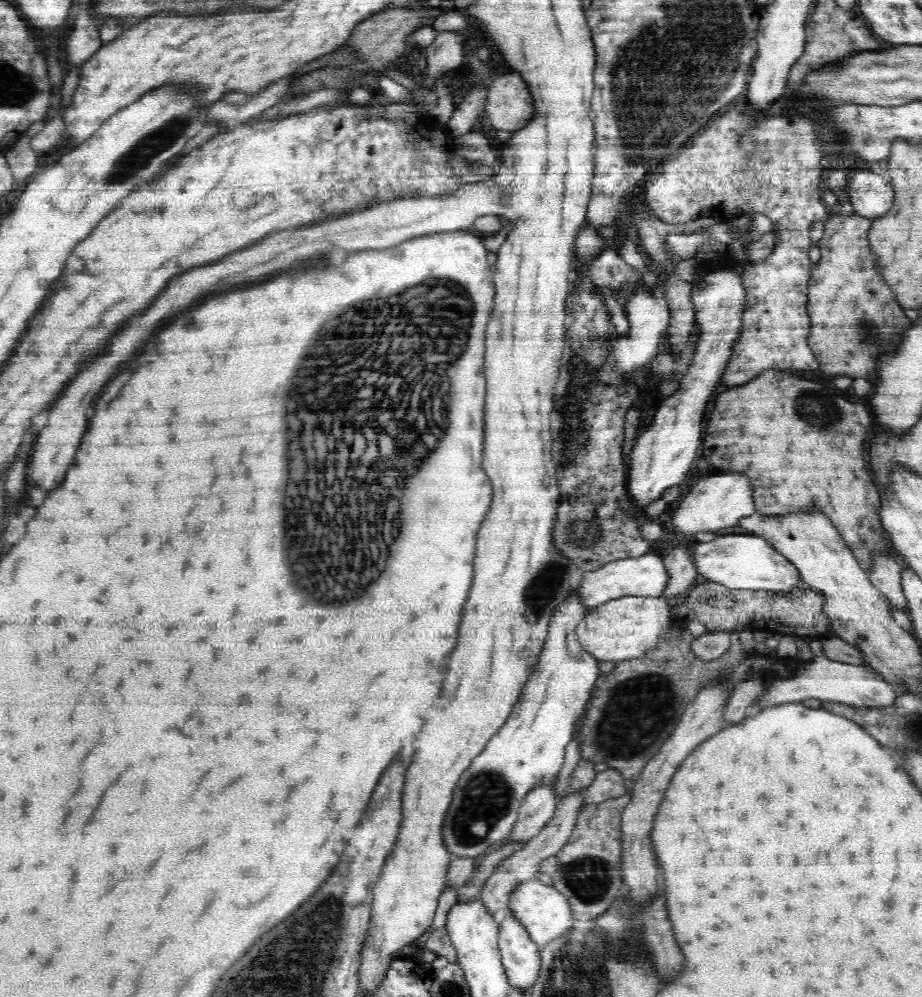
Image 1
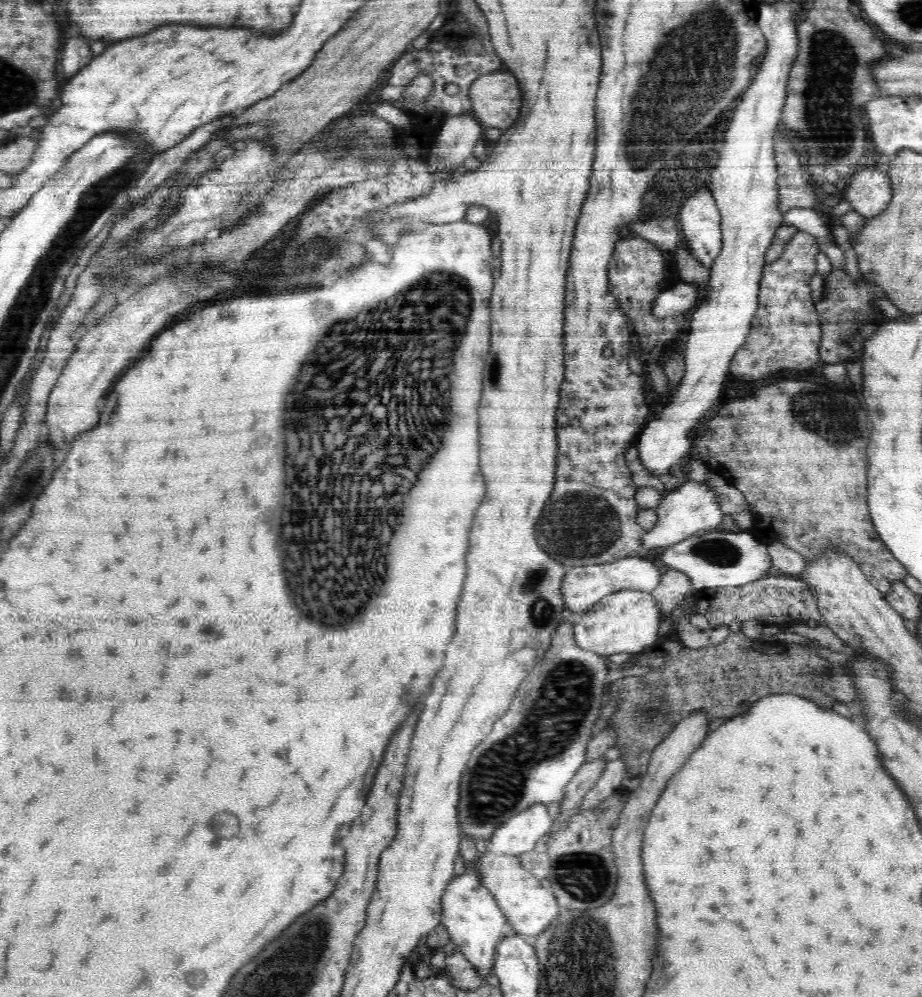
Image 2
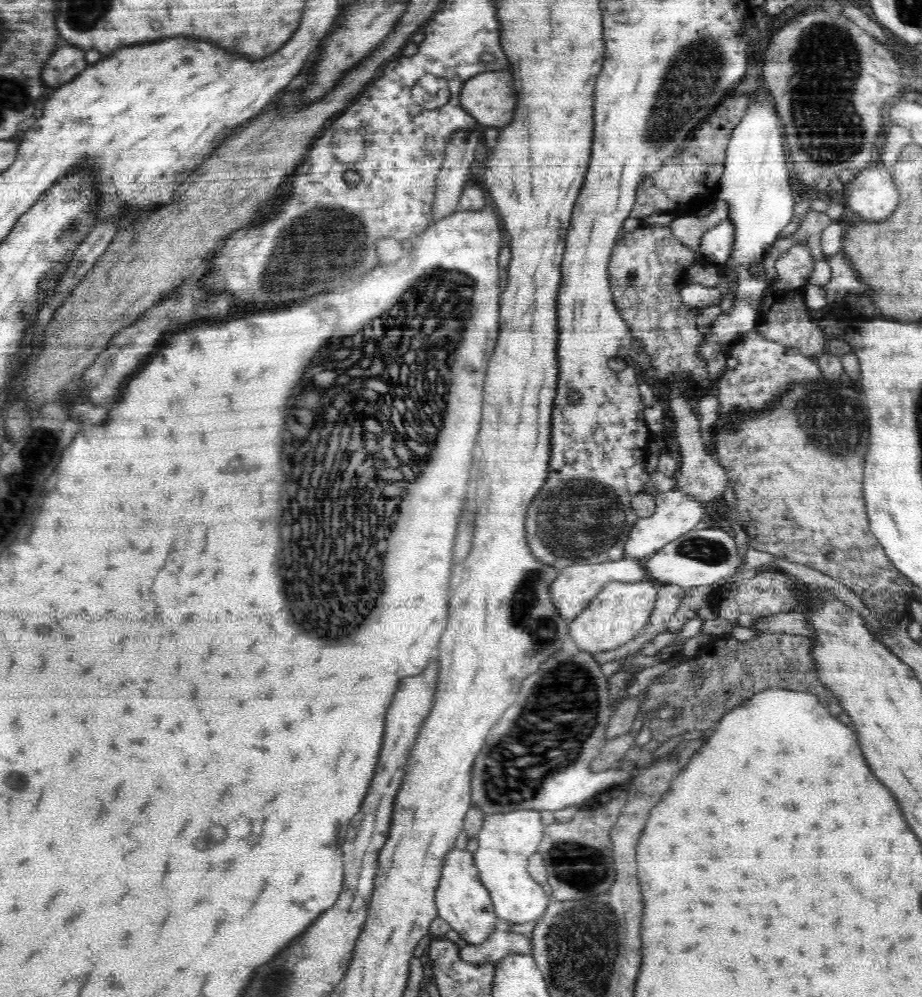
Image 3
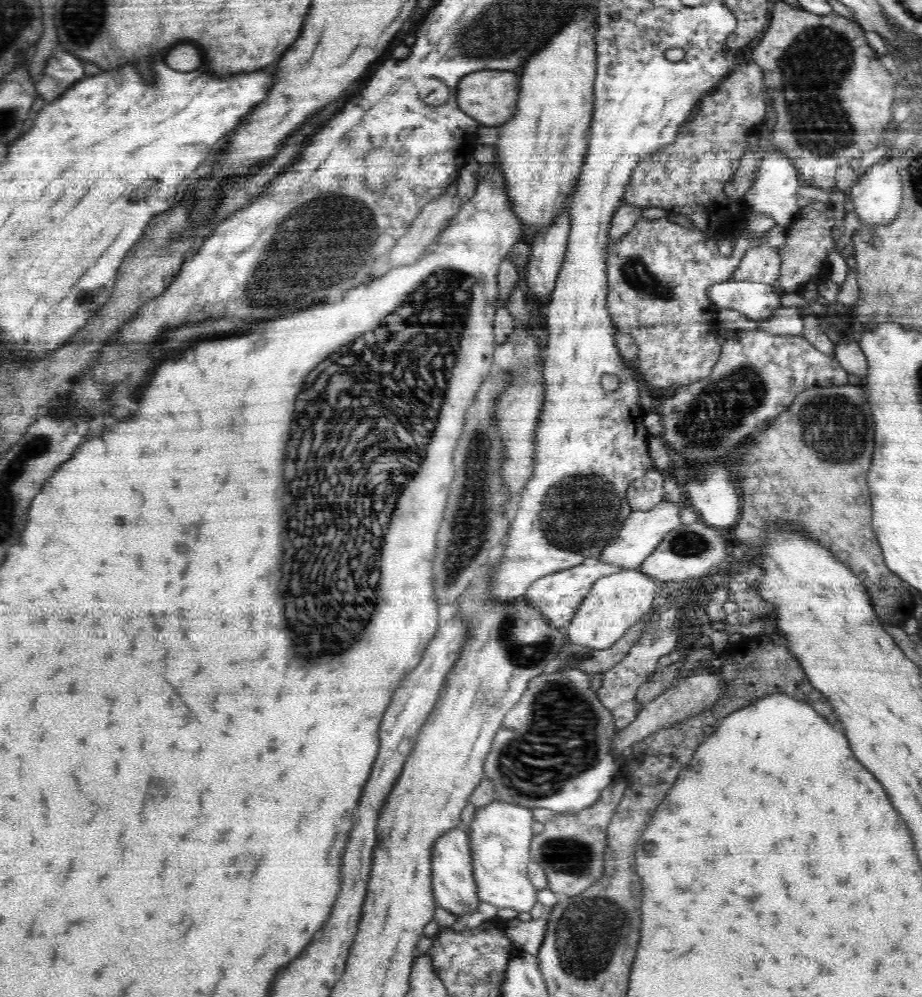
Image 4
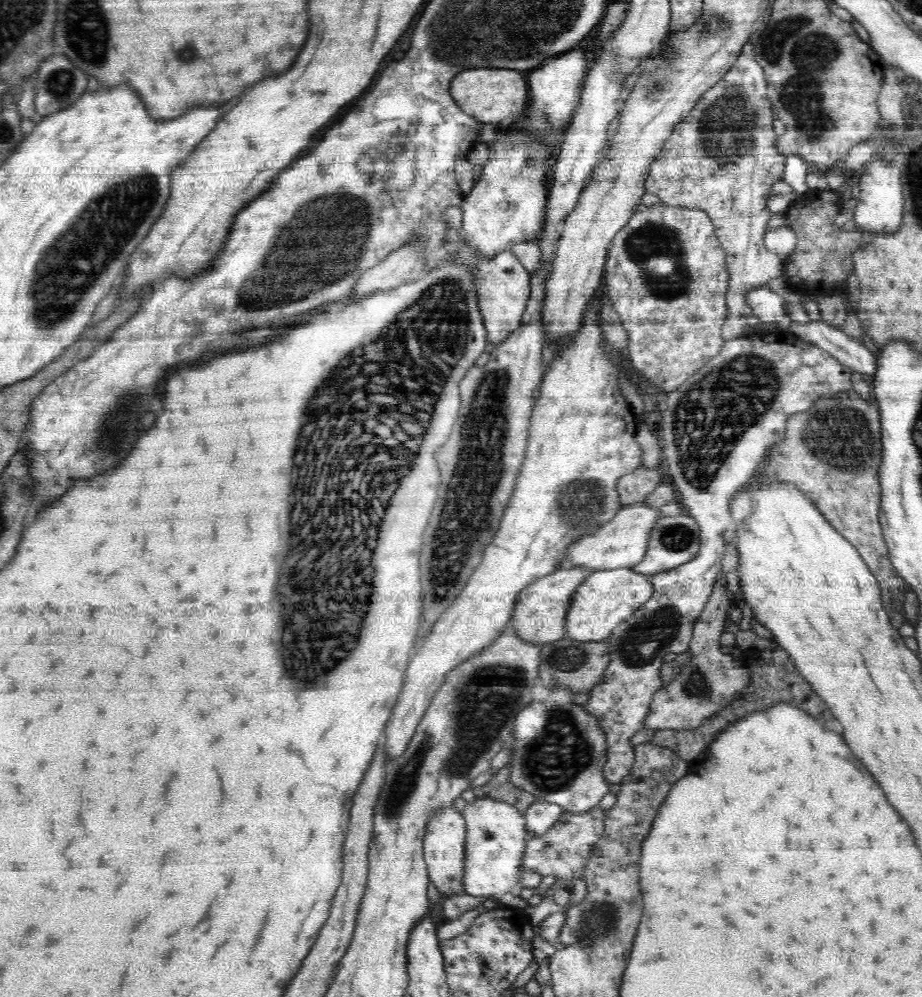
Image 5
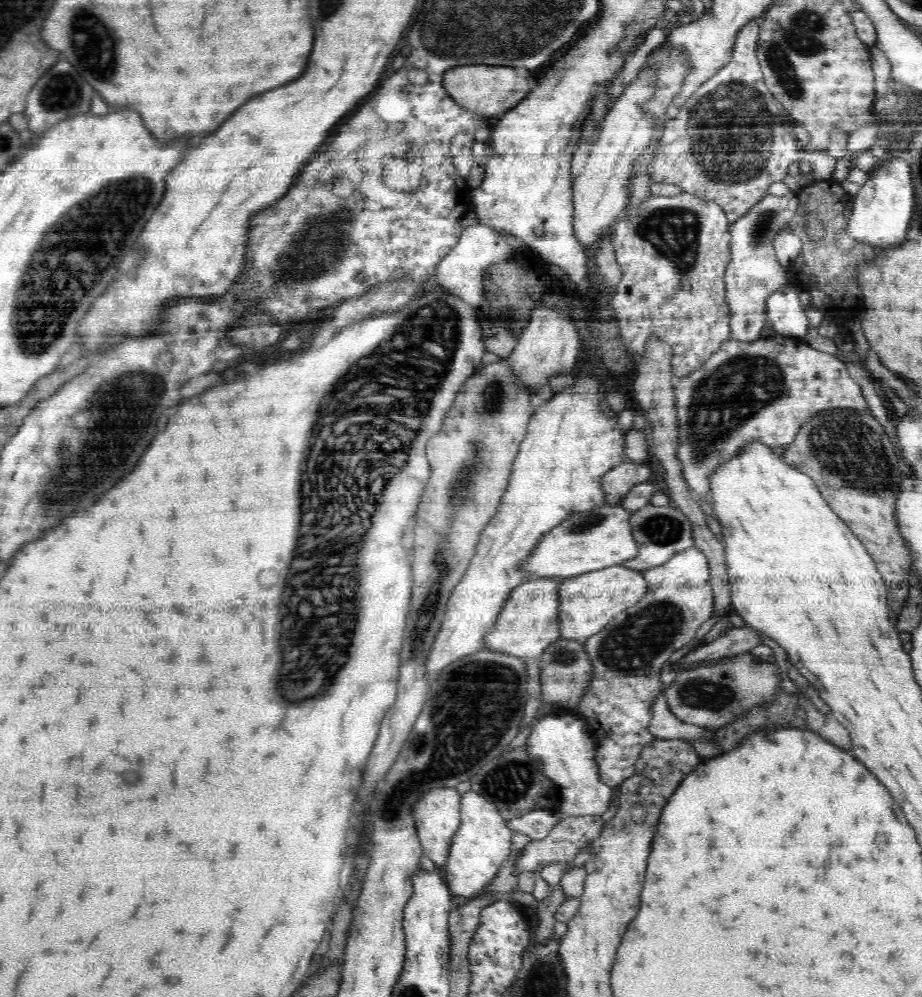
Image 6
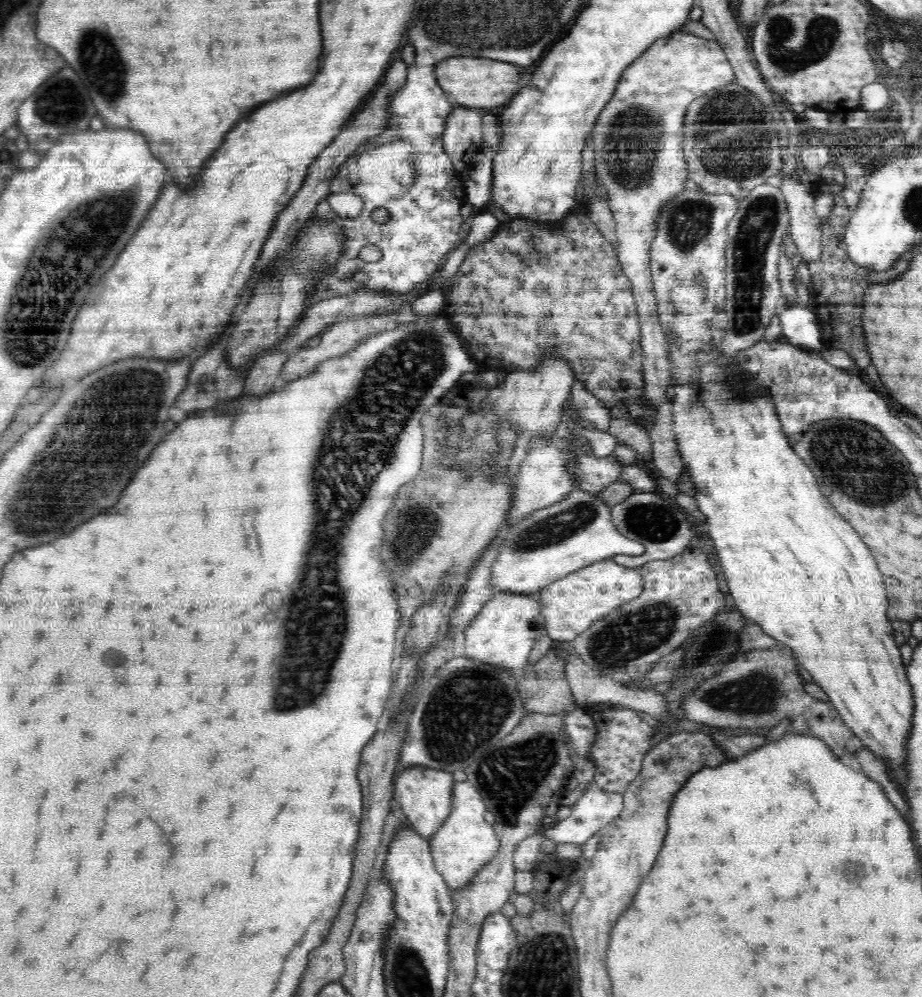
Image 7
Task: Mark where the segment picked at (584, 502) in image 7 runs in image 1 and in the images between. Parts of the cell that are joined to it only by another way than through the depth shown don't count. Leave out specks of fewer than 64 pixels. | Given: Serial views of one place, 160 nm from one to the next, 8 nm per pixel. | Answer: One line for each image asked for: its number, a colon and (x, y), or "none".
1: (717, 501)
2: (692, 506)
3: (676, 513)
4: (641, 533)
5: (623, 542)
6: (601, 538)

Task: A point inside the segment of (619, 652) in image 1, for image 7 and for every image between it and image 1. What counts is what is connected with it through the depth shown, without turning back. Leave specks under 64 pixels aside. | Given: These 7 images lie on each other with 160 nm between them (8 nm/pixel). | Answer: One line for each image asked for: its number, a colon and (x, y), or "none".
2: (627, 621)
3: (622, 610)
4: (616, 603)
5: (608, 597)
6: (588, 602)
7: (571, 605)

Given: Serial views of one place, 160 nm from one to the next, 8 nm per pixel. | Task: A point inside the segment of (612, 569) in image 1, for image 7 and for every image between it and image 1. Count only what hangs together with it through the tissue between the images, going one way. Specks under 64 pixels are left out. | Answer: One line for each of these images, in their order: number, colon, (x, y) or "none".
2: (582, 587)
3: (576, 586)
4: (558, 596)
5: (539, 614)
6: (528, 624)
7: (504, 632)

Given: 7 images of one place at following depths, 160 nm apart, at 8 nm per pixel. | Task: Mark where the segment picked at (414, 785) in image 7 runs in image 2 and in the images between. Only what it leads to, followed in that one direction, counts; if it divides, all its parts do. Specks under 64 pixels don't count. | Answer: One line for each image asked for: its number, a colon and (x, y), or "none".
2: (474, 921)
3: (462, 900)
4: (454, 888)
5: (443, 847)
6: (437, 815)

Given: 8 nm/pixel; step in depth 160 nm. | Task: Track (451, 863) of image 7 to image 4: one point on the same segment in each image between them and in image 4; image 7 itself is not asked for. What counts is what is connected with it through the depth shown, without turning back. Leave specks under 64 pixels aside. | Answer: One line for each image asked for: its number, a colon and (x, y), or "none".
4: (501, 834)
5: (496, 831)
6: (477, 852)

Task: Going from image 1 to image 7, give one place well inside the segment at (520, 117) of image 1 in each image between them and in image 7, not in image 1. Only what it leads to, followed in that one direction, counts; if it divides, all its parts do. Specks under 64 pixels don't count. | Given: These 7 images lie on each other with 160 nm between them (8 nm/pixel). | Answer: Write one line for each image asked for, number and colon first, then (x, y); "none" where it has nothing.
2: (496, 100)
3: (490, 98)
4: (486, 96)
5: (490, 96)
6: (484, 90)
7: (479, 83)

